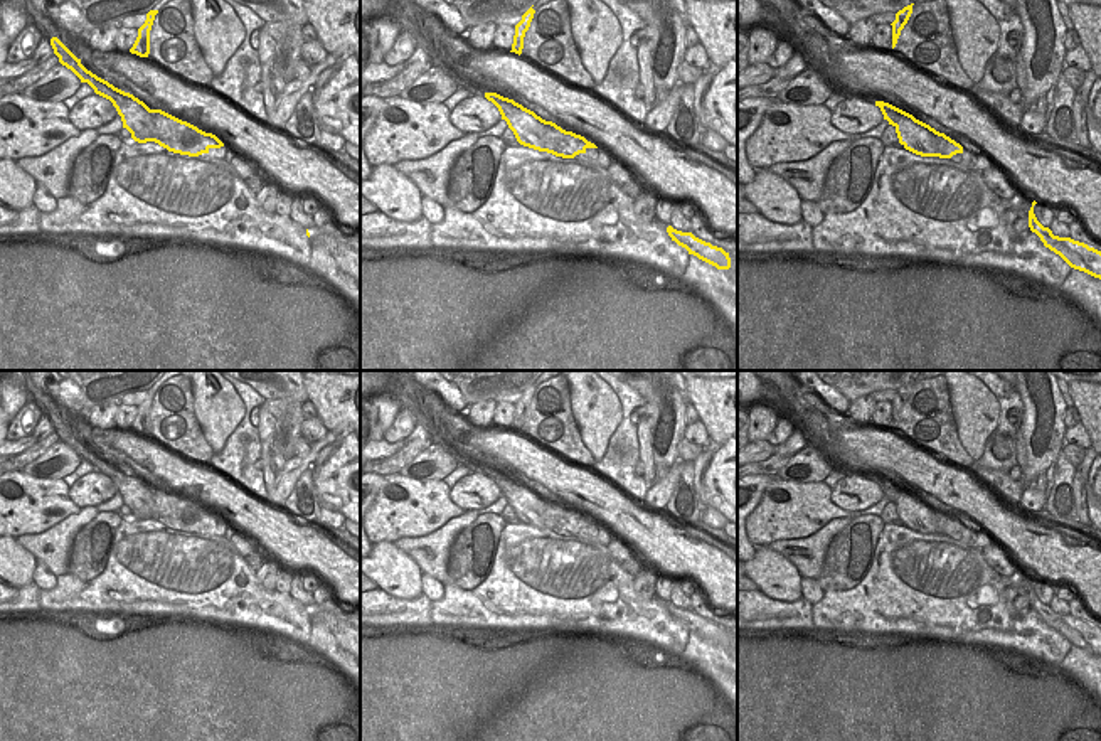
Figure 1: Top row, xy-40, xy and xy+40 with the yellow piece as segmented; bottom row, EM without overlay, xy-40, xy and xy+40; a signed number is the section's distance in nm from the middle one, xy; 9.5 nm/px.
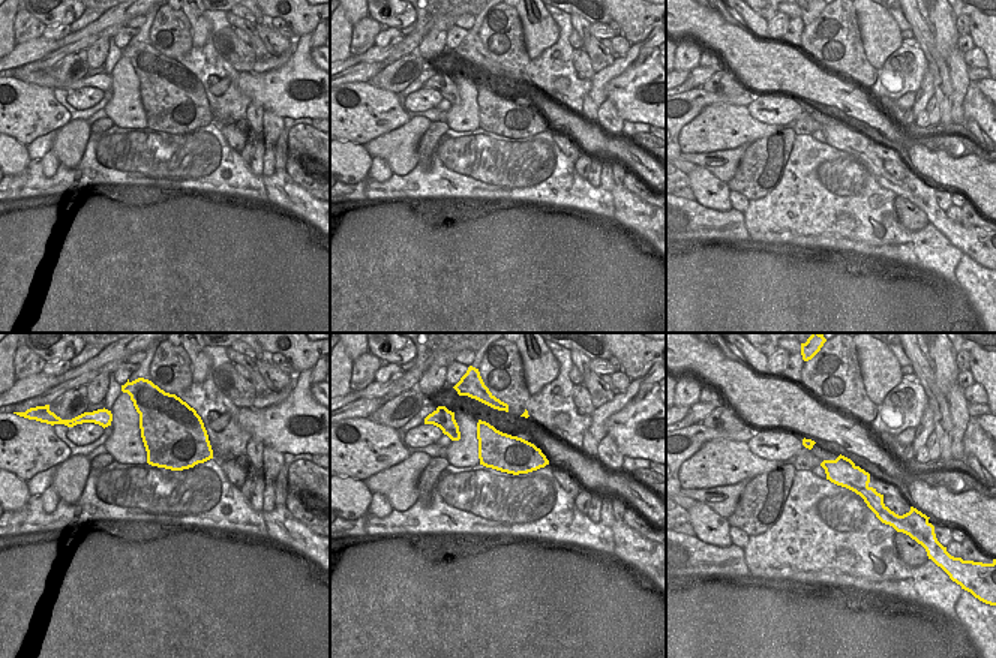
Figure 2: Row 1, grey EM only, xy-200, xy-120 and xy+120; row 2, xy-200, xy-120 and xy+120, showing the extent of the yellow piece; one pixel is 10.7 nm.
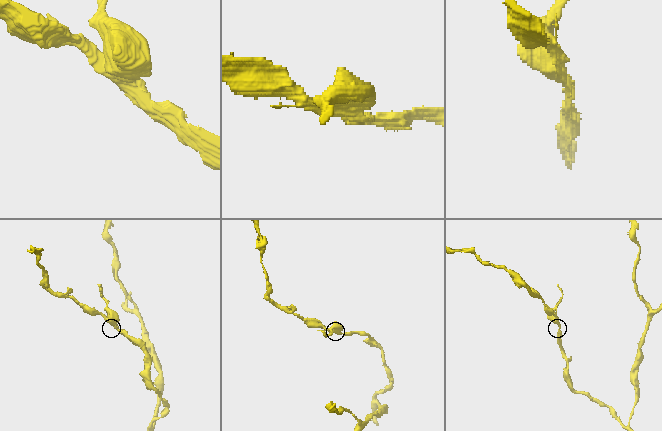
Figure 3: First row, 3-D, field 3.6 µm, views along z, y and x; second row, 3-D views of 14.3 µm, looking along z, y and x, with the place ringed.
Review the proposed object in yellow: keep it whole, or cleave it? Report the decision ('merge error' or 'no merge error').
merge error

